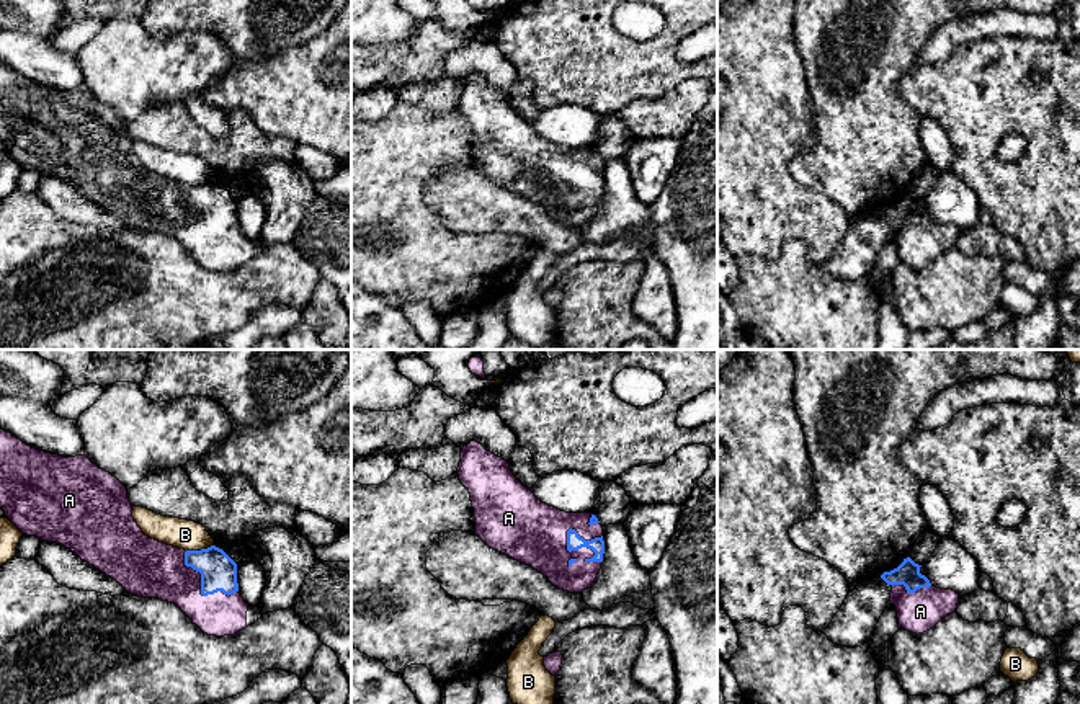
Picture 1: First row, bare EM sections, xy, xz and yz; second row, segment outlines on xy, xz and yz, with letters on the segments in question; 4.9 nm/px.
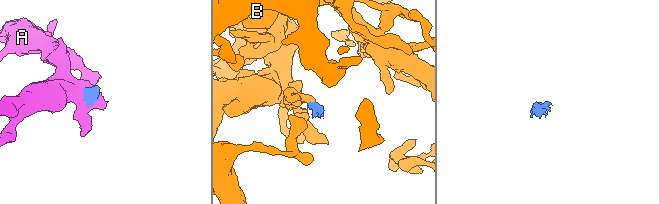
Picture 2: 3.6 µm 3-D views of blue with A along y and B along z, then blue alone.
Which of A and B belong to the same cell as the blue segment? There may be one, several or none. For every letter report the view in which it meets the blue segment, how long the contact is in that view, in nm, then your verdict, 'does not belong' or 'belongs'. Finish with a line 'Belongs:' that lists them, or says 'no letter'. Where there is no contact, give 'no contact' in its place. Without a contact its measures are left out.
A: xz | 240 nm | belongs
B: xy | 140 nm | does not belong
Belongs: A

